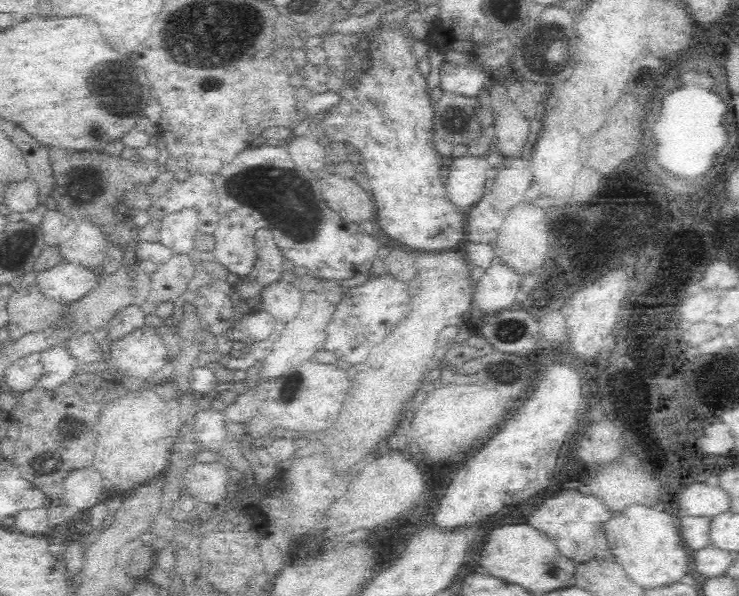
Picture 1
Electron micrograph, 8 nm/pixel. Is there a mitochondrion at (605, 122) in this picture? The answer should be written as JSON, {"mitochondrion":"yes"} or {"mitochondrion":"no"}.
{"mitochondrion":"no"}

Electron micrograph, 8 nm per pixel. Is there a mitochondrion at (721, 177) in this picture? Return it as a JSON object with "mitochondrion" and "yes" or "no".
{"mitochondrion":"no"}

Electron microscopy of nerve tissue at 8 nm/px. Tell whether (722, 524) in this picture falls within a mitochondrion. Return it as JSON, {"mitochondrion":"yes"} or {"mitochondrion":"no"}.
{"mitochondrion":"no"}

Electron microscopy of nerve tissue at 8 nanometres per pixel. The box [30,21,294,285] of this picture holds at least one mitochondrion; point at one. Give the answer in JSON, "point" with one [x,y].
{"point":[127,97]}

